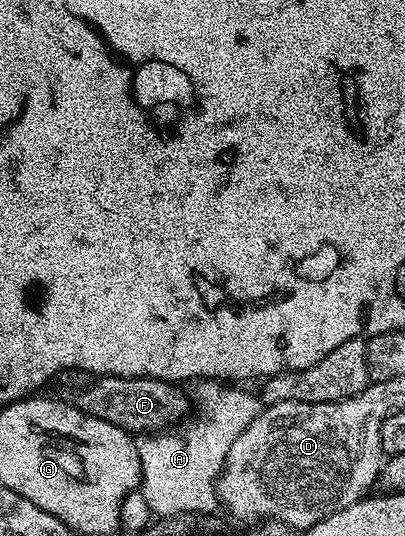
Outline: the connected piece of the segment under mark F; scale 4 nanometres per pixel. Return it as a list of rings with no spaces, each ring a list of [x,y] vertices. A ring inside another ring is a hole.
[[[102,375],[94,378],[87,389],[76,392],[75,405],[83,413],[99,417],[99,421],[107,421],[130,433],[160,433],[180,424],[190,414],[190,398],[188,401],[181,390],[180,386],[166,383],[163,379]]]

